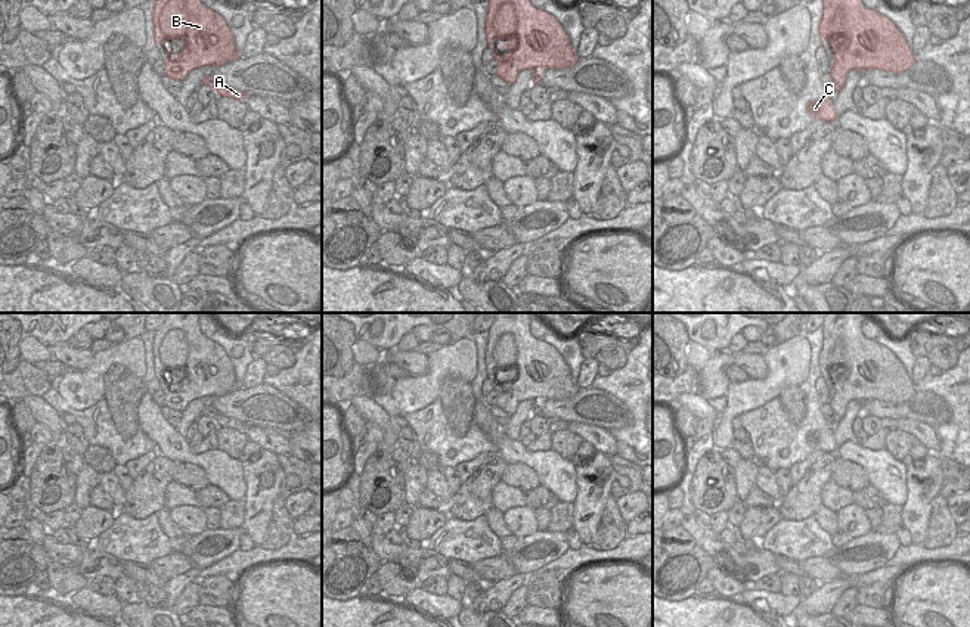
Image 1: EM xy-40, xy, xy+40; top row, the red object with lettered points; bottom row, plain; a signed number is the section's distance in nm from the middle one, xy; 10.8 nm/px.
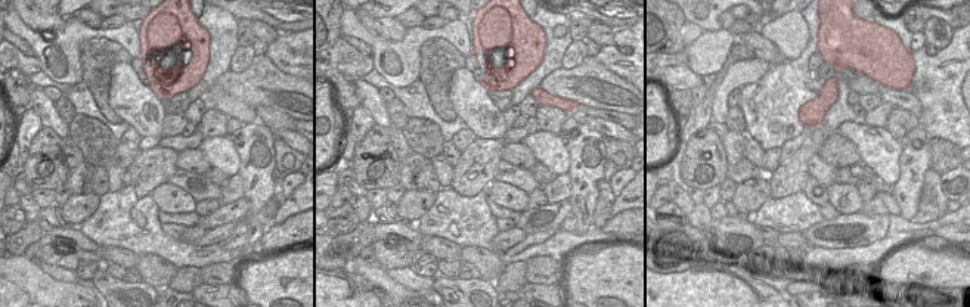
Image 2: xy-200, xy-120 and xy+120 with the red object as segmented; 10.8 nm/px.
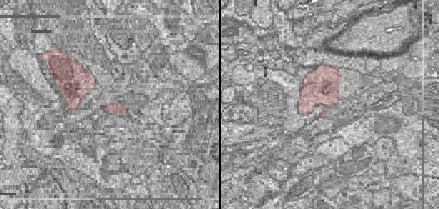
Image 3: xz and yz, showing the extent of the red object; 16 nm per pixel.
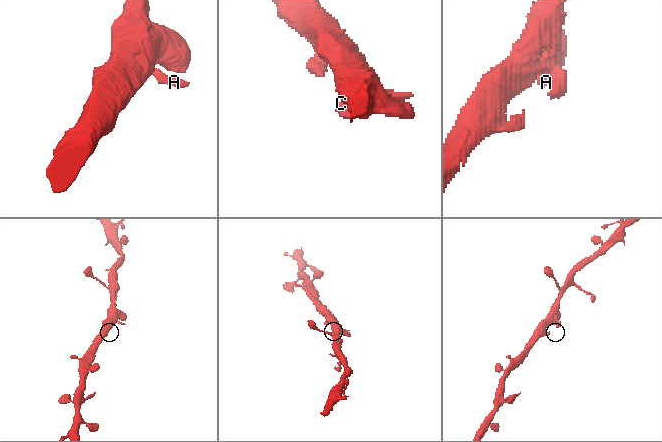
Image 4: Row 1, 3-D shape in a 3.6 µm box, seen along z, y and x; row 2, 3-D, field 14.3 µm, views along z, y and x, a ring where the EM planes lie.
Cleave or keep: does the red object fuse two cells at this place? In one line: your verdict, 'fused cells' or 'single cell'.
single cell

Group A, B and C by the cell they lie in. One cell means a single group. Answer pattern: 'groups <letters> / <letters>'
groups A B C

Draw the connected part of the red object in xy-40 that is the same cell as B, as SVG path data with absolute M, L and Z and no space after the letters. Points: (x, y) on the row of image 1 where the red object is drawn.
M155 0L152 22L155 46L170 46L170 40L183 46L176 59L165 50L168 78L183 81L196 68L223 66L242 58L226 21L201 0Z

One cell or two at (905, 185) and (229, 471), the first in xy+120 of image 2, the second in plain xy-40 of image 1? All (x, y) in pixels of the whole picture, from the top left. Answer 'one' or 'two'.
two

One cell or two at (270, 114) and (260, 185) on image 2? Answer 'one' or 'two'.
two

